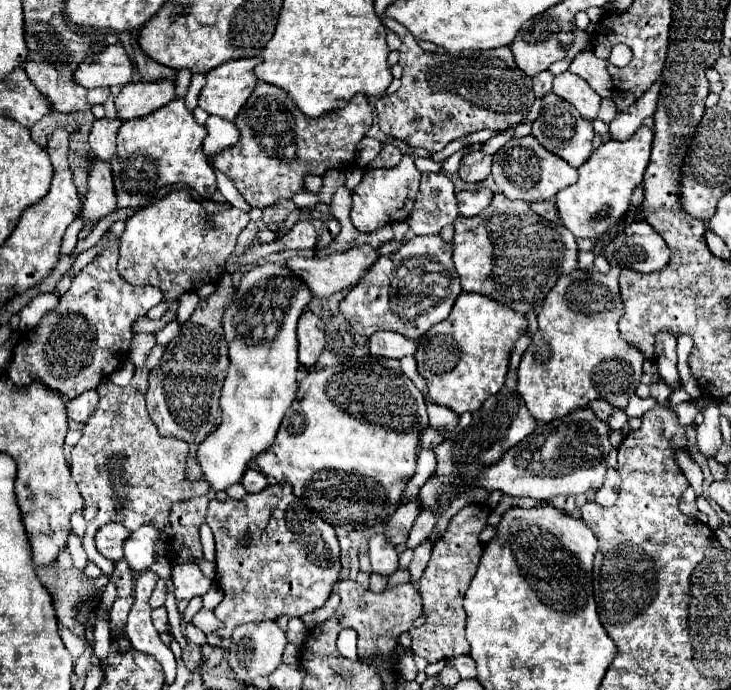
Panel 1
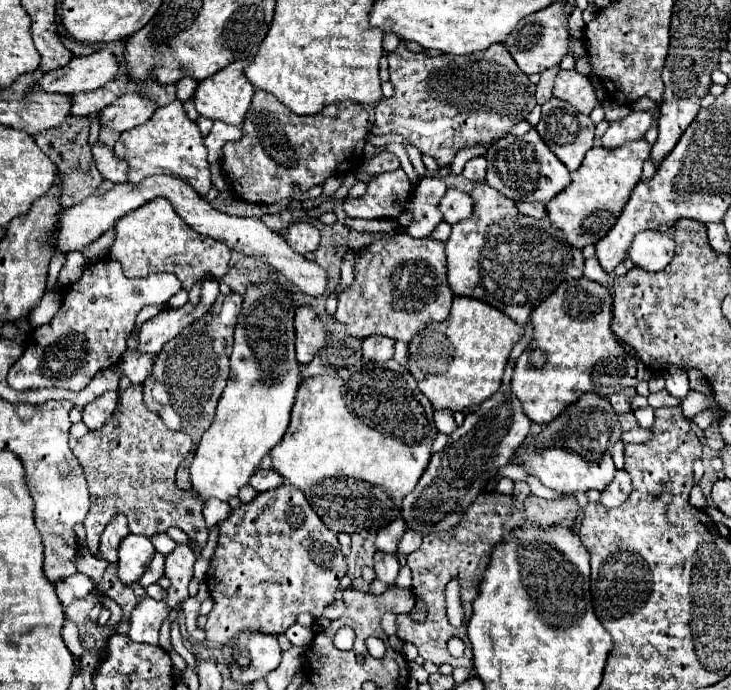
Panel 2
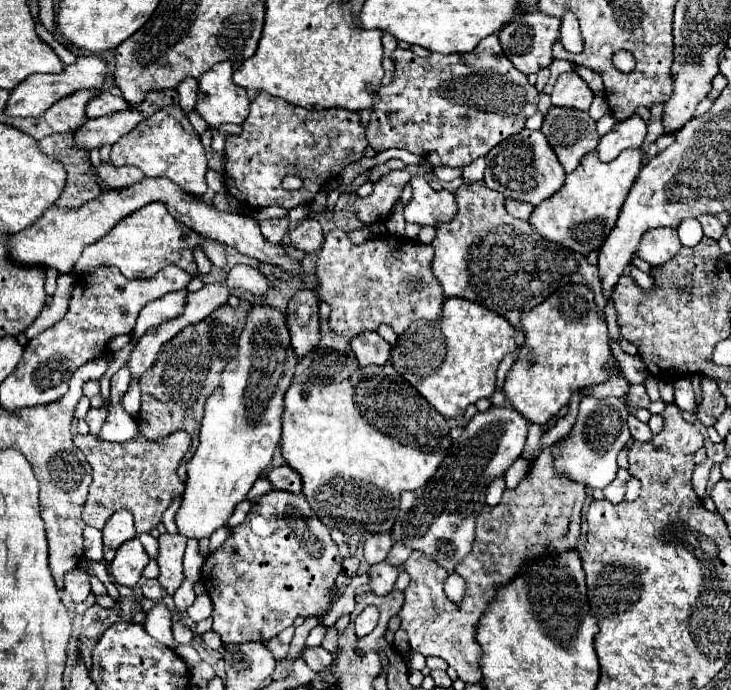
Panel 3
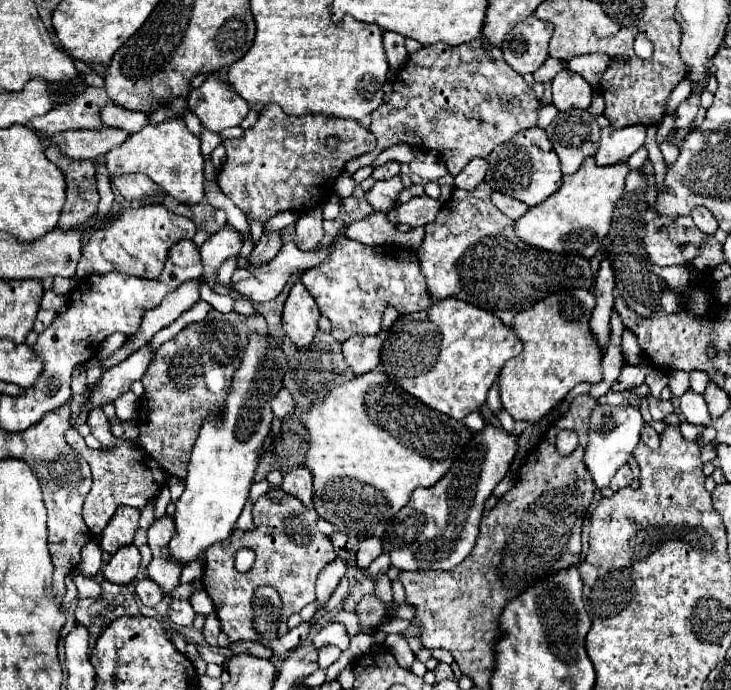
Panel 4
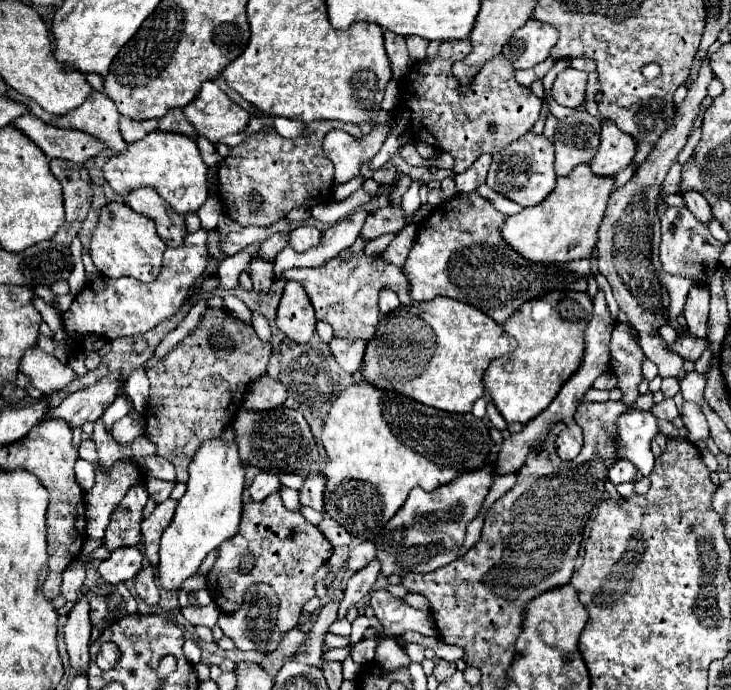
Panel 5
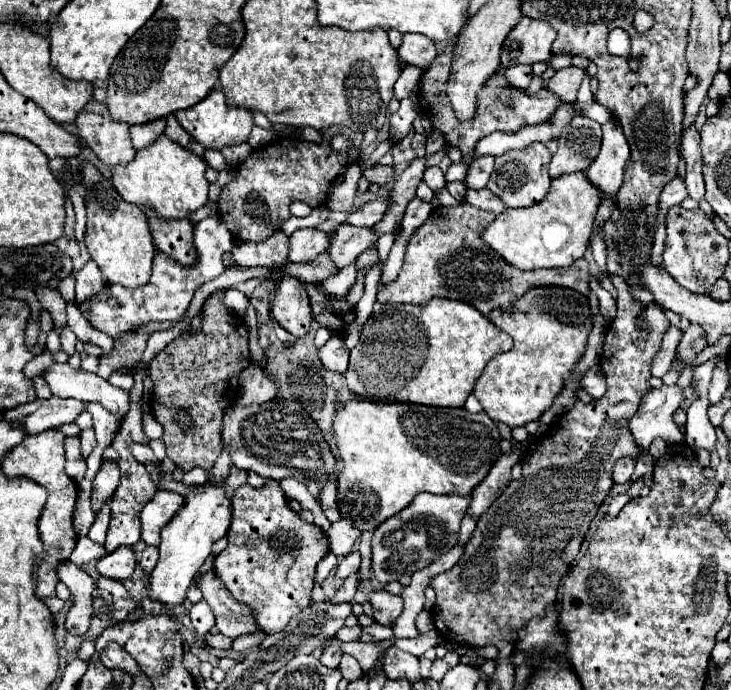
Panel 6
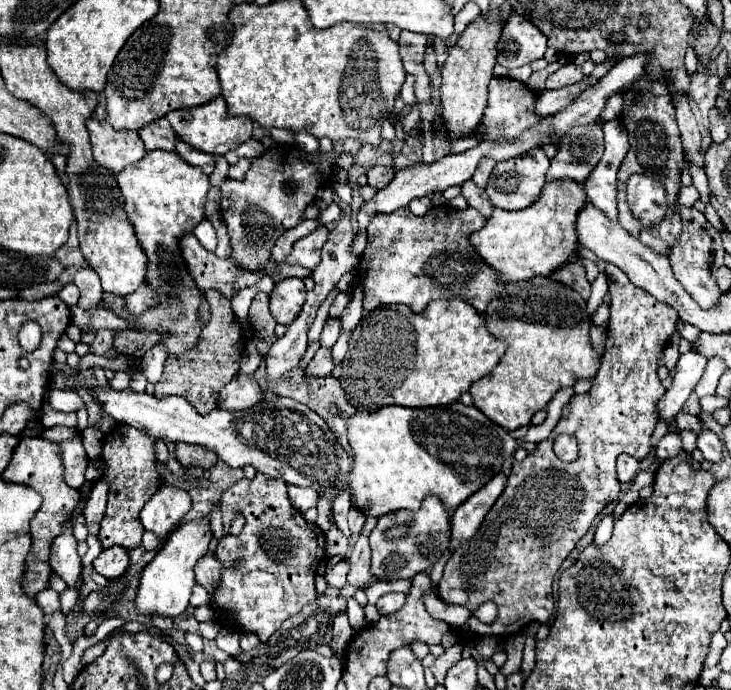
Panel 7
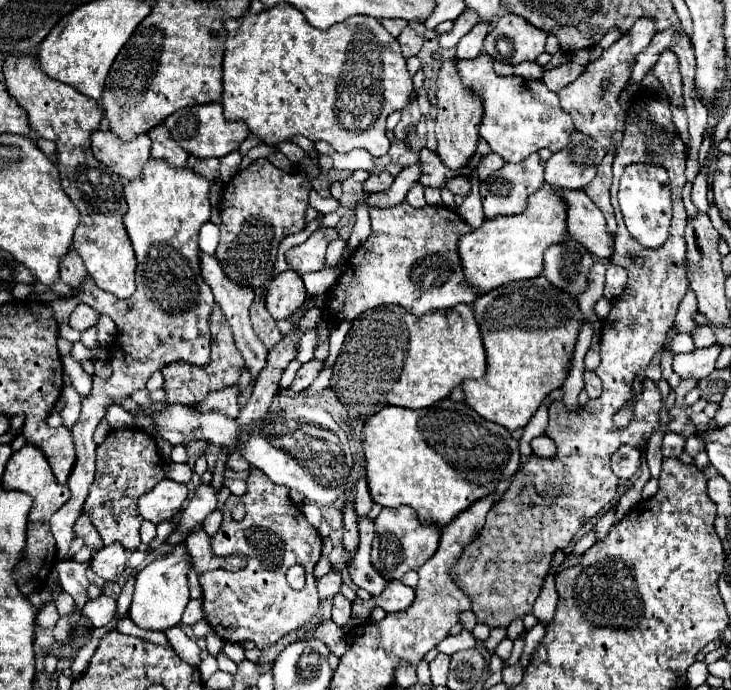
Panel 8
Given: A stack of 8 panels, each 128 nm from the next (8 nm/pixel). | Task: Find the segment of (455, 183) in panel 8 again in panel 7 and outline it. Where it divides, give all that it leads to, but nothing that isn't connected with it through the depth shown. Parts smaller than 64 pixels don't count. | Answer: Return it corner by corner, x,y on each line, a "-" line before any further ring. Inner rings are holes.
468,180
468,182
464,182
464,184
462,184
462,196
466,198
468,206
476,208
480,214
484,214
486,218
490,218
490,214
492,214
494,206
492,206
492,202
488,202
486,192
484,192
482,188
478,188
472,180

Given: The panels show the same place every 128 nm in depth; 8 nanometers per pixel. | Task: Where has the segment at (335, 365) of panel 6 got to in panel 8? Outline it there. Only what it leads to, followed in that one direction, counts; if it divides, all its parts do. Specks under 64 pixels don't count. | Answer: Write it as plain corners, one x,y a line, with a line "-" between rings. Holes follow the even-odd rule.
310,360
310,362
302,364
302,368
298,370
298,374
296,374
296,378
294,378
292,390
294,390
294,392
306,390
306,388
314,382
314,378
322,372
322,368
324,368
324,360

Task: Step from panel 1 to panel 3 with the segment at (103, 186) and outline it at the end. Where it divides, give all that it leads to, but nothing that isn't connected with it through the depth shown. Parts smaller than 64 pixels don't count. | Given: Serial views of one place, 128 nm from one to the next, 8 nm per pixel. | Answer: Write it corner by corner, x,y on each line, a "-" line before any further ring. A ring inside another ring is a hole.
142,178
140,182
136,182
136,186
128,186
128,190
102,192
100,196
96,196
96,202
90,202
88,206
80,206
80,210
60,210
58,206
50,206
36,224
32,224
28,230
22,230
20,234
10,236
10,242
8,242
10,256
18,264
24,264
24,266
42,264
46,268
56,268
60,274
66,274
72,270
72,266
80,258
84,246
100,240
122,218
126,218
128,214
140,210
142,206
146,206
150,202
164,202
168,206
170,214
178,222
186,224
188,228
192,228
194,232
198,232
206,238
212,238
216,242
224,242
226,246
230,246
230,248
238,250
240,254
246,254
258,262
280,266
280,270
284,270
286,274
290,274
294,278
306,276
302,264
286,254
284,244
272,246
270,242
266,242
266,238
262,238
260,224
256,218
250,218
244,214
220,212
218,208
206,204
202,198
196,198
194,194
180,190
180,186
176,186
168,178

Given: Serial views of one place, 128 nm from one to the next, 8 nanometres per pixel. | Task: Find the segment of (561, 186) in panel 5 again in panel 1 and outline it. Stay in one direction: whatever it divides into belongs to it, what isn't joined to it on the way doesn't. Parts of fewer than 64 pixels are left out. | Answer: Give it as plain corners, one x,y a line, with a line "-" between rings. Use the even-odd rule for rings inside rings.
640,126
640,130
636,130
636,134
632,134
628,140
604,140
600,148
596,148
592,156
578,168
578,182
556,196
560,220
564,226
568,226
568,230
572,230
576,238
600,240
624,216
630,196
642,182
644,170
648,166
652,136
652,128

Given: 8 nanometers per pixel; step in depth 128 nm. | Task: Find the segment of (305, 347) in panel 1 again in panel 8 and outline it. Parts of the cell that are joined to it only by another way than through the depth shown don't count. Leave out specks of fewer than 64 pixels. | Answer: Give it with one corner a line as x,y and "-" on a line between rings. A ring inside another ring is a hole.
286,270
272,278
266,292
266,308
274,320
284,320
290,318
306,298
308,292
300,274
296,274
294,270

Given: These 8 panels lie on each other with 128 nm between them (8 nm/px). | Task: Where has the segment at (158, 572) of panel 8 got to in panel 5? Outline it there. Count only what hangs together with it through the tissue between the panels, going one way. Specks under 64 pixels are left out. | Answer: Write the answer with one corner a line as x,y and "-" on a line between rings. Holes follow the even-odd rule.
222,438
204,442
190,462
188,490
178,500
172,524
164,530
160,540
160,584
166,590
180,590
180,584
190,578
208,552
216,550
222,542
238,532
242,518
242,492
244,492
244,464
238,456
236,440
224,442

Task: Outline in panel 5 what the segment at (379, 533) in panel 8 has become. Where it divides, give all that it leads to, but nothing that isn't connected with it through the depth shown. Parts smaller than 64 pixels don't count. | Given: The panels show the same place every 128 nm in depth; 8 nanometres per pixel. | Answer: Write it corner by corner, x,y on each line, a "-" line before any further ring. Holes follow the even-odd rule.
488,460
488,466
484,466
484,470
472,470
470,474
460,474
456,482
440,486
440,490
426,492
422,488
414,488
404,506
396,512
396,516
384,526
384,530
376,538
378,560
382,562
382,574
384,576
390,574
404,576
408,572
426,574
458,560
466,528
478,516
482,502
492,486
492,480
494,480
492,460

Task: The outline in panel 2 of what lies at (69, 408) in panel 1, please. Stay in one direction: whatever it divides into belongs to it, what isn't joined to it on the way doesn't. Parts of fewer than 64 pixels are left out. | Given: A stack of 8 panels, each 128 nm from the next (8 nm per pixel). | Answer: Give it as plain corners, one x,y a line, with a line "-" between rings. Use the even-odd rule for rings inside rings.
104,392
102,396
98,396
98,398
92,400
90,404
86,404
84,410
82,410
82,422
84,422
90,430
100,428
100,426
106,422
106,418
114,412
114,408
116,408
116,398
118,398
116,392

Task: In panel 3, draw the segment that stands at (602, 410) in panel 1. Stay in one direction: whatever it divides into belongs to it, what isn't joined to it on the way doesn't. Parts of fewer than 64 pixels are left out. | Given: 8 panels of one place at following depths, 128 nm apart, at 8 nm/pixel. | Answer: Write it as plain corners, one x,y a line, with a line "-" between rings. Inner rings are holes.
630,384
628,394
626,394
626,404
632,408
648,408
650,406
650,398
646,394
646,388
642,384

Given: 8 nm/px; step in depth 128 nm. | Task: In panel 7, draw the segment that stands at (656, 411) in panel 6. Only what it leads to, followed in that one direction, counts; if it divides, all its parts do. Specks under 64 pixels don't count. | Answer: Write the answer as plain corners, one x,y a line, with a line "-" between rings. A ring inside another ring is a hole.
694,350
680,356
676,364
676,376
672,378
670,388
664,392
664,398
660,398
660,422
668,424
668,430
678,434
678,426
674,424
674,416
682,410
684,402
696,388
698,380
702,378
706,368
706,358

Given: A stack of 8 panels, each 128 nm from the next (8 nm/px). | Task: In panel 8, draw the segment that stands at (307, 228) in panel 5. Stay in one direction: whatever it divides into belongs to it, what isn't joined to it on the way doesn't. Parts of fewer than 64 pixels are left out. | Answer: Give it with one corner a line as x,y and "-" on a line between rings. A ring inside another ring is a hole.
318,228
304,244
298,244
286,252
288,266
300,276
324,268
326,246
338,238
336,228

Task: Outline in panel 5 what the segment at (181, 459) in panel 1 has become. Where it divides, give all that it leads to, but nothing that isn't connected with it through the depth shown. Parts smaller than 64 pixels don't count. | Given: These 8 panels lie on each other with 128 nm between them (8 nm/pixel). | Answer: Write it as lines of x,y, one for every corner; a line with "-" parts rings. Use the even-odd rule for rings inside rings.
82,440
80,444
80,458
90,462
96,470
96,482
94,486
86,492
86,534
94,540
102,540
104,538
104,530
110,522
110,514
114,512
114,508
120,504
120,500
124,498
124,494
136,486
136,482
144,482
144,472
140,472
140,468
128,460
118,460
114,462
108,470
104,470
100,466
100,460
98,460
98,454
96,454
96,448
94,448
94,442
92,440

